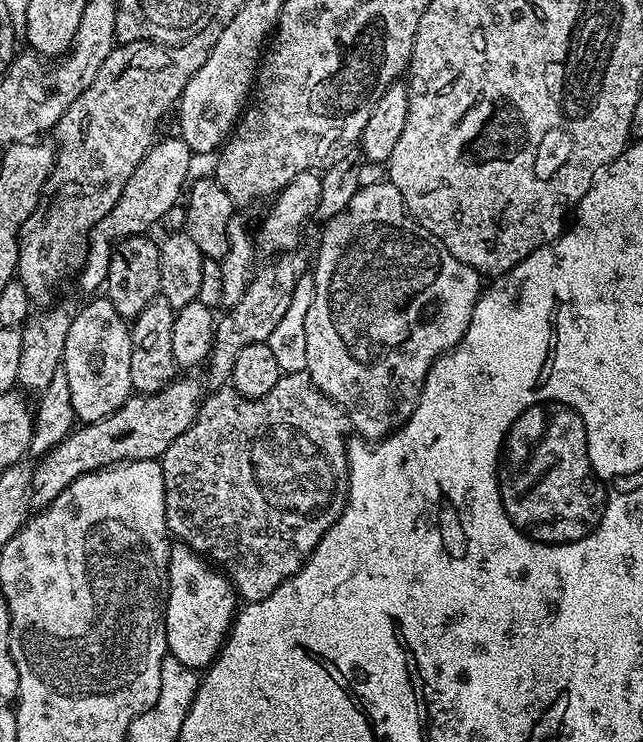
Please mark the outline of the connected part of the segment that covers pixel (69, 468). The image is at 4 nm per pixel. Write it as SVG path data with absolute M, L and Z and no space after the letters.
M195 375L177 378L157 392L141 392L128 397L128 401L114 414L98 422L81 423L69 432L66 439L54 446L45 456L39 457L32 469L30 504L33 509L47 508L48 503L87 472L97 472L121 460L155 460L196 420L202 403L202 384Z

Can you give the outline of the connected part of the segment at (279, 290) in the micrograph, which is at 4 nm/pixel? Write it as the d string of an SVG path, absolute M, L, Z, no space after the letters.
M301 250L281 251L273 255L265 268L257 267L249 280L242 298L227 309L216 322L216 337L212 343L212 352L208 355L206 369L208 373L202 376L202 384L208 392L217 392L231 381L234 362L245 346L263 344L270 333L278 327L278 321L286 314L290 306L290 298L294 296L294 286L298 286L300 277L310 268L310 256Z

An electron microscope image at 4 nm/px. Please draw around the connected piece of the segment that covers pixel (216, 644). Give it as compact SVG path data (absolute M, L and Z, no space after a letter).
M173 543L168 553L168 601L164 604L164 629L171 656L187 668L207 669L220 653L237 611L238 596L227 575L187 544Z

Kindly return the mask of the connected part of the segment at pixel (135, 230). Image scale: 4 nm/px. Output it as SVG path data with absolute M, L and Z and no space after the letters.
M168 136L165 140L157 139L126 182L126 190L122 190L116 205L106 214L104 224L112 228L125 228L123 231L128 234L140 234L145 230L151 230L154 222L158 222L158 218L162 218L166 210L181 203L190 180L188 171L193 151L193 145L188 145L176 136Z

